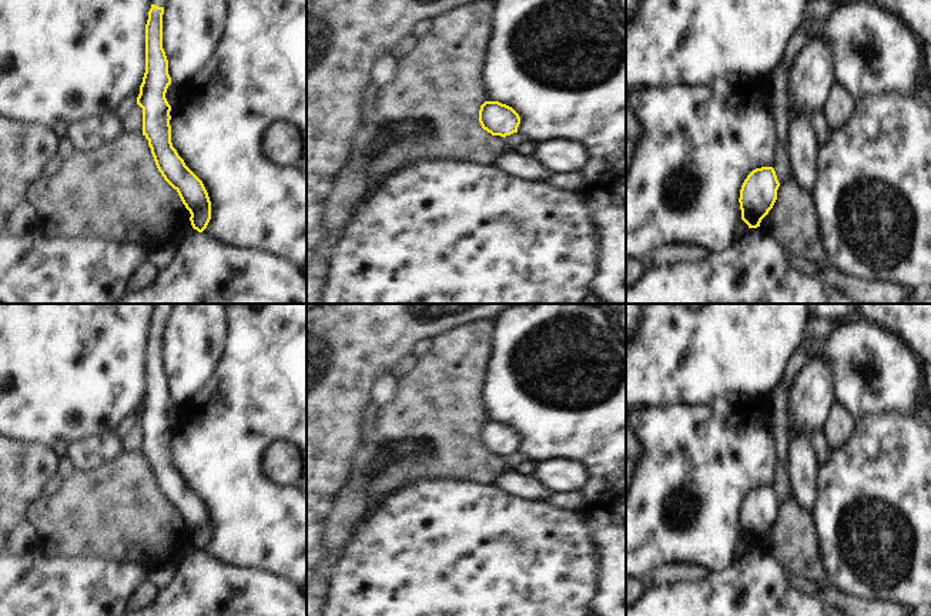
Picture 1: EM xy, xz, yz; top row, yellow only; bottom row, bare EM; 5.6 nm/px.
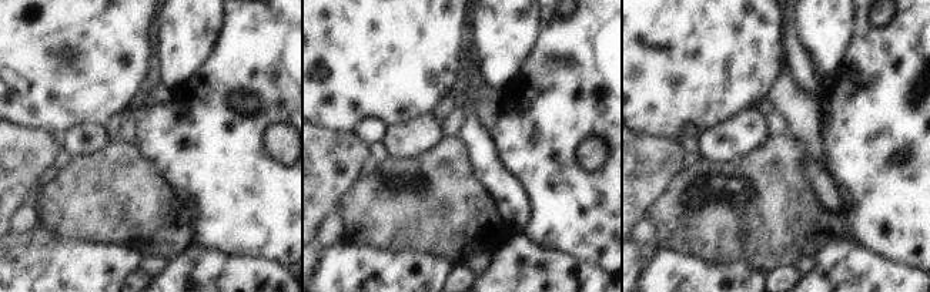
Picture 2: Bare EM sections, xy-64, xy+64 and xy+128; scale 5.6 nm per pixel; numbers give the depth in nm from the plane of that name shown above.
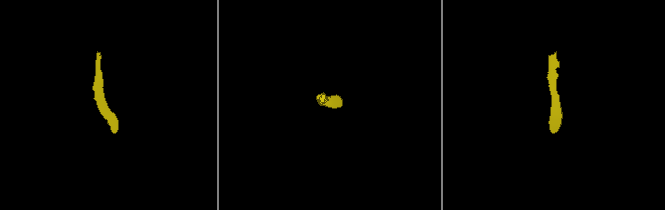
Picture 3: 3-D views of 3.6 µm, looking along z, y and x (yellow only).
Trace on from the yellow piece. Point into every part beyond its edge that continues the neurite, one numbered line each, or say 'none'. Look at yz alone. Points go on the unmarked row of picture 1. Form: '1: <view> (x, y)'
none

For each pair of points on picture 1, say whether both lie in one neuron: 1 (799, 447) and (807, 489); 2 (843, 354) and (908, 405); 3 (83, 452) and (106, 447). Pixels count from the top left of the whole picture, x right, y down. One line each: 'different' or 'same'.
1: same
2: same
3: same

